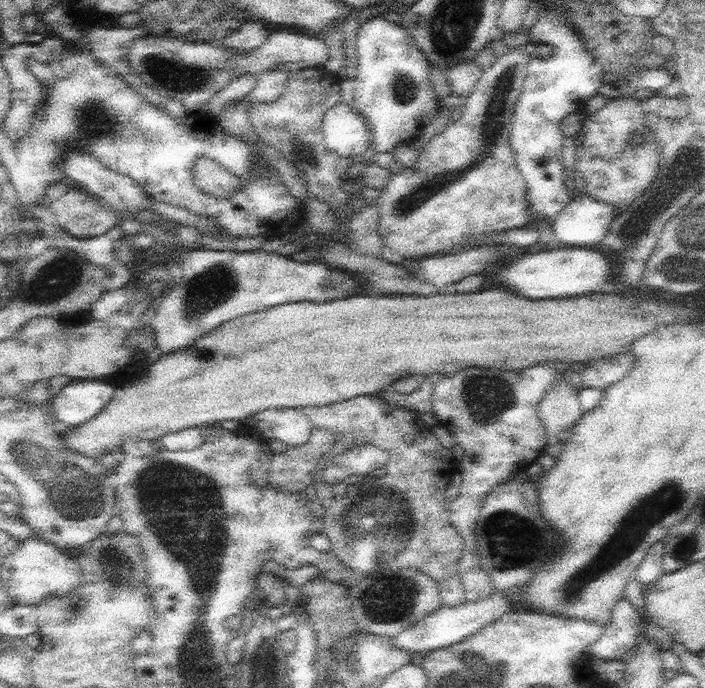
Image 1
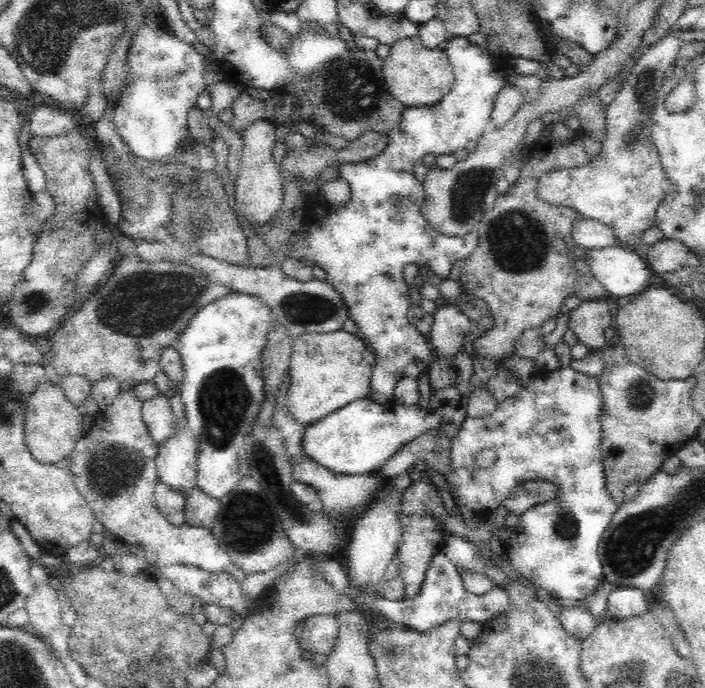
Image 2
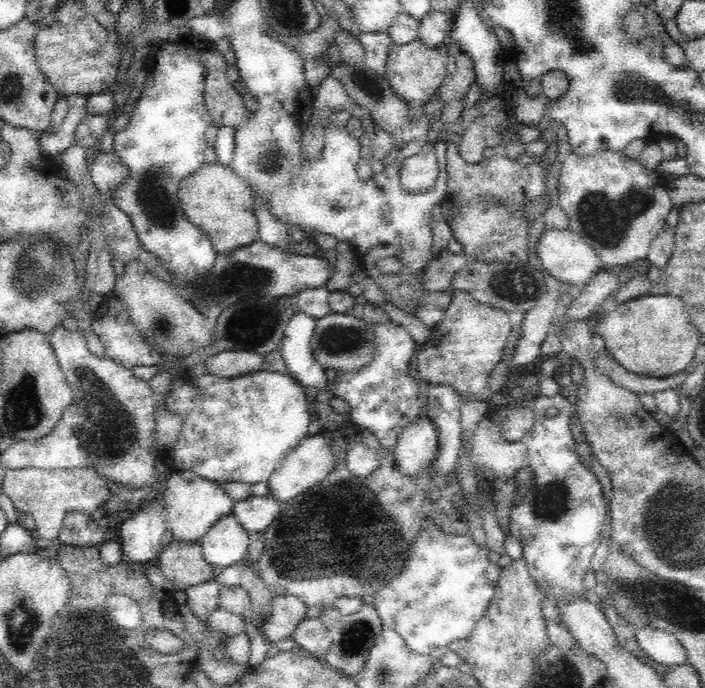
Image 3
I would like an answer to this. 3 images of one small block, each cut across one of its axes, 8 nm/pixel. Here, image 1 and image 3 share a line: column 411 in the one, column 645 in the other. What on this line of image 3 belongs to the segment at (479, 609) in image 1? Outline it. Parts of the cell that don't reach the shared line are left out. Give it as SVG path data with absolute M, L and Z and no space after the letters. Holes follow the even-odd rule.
M644 626L636 630L635 637L645 656L657 664L669 668L689 664L686 649L676 635L653 626Z

